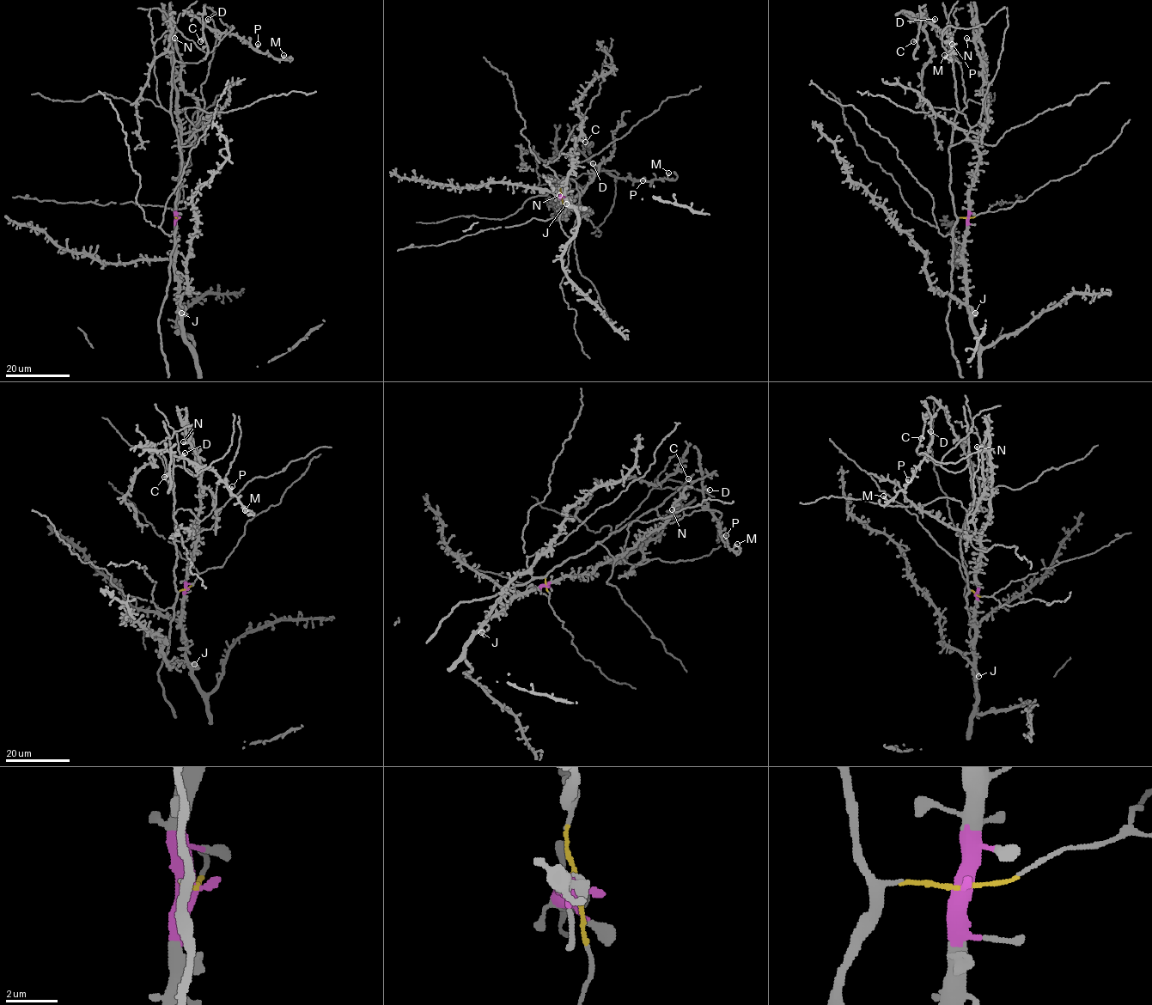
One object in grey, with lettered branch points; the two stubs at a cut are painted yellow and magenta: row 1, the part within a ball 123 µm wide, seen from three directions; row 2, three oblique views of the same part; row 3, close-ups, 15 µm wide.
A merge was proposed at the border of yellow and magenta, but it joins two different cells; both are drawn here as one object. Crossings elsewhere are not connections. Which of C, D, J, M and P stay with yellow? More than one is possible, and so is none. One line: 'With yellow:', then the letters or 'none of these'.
With yellow: C, D, M, P

